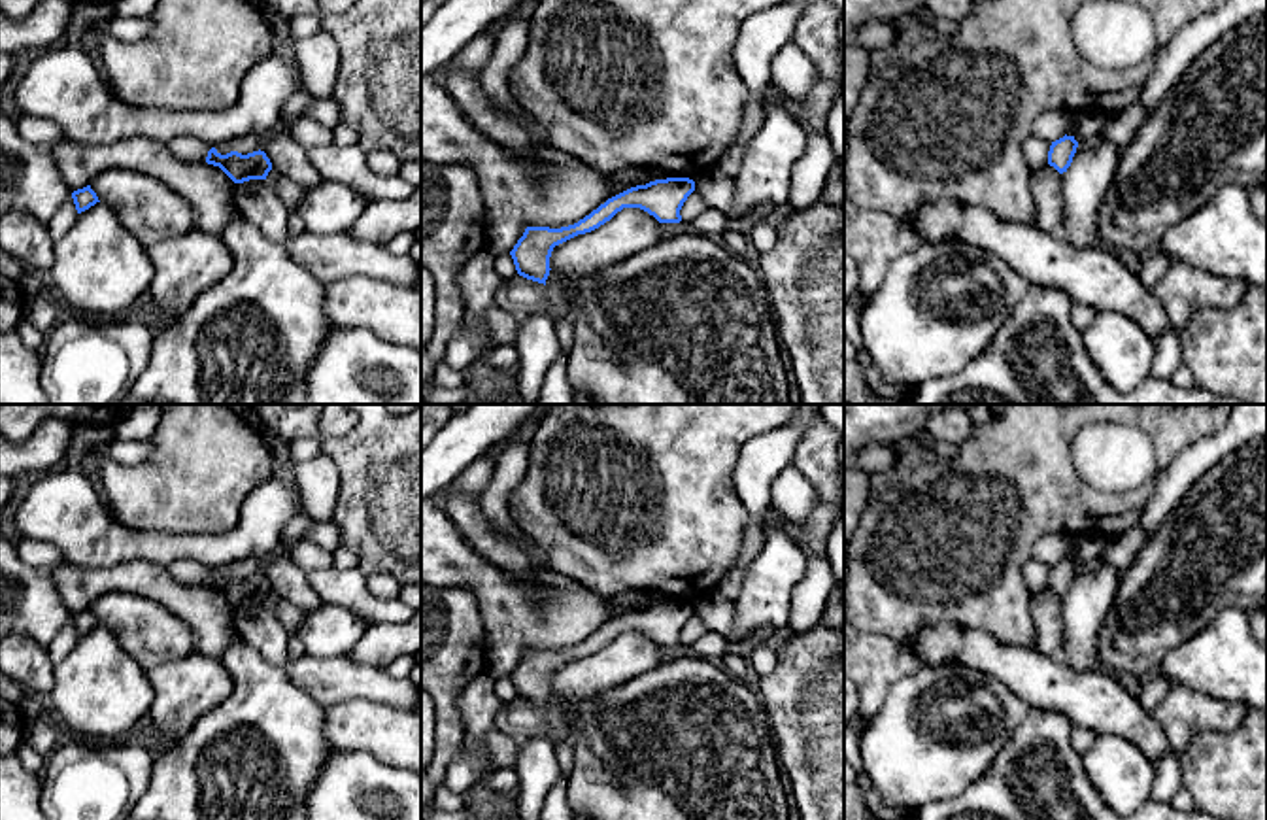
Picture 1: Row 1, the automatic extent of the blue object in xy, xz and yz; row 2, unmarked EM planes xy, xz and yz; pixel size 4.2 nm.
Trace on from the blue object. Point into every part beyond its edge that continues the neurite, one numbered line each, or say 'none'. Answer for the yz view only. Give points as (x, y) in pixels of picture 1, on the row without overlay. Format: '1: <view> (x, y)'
none

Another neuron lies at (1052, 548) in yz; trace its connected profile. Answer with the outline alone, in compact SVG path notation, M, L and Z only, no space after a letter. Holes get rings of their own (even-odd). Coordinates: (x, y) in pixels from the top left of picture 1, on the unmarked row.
M1046 535L1035 544L1031 557L1052 567L1067 557L1069 548L1069 535Z

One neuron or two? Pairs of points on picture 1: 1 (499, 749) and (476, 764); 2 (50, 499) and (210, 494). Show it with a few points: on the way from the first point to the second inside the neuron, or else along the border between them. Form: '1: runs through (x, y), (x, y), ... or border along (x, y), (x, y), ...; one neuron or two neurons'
1: runs through (493, 754), (482, 760); one neuron
2: border along (101, 495), (108, 511), (135, 529); two neurons

